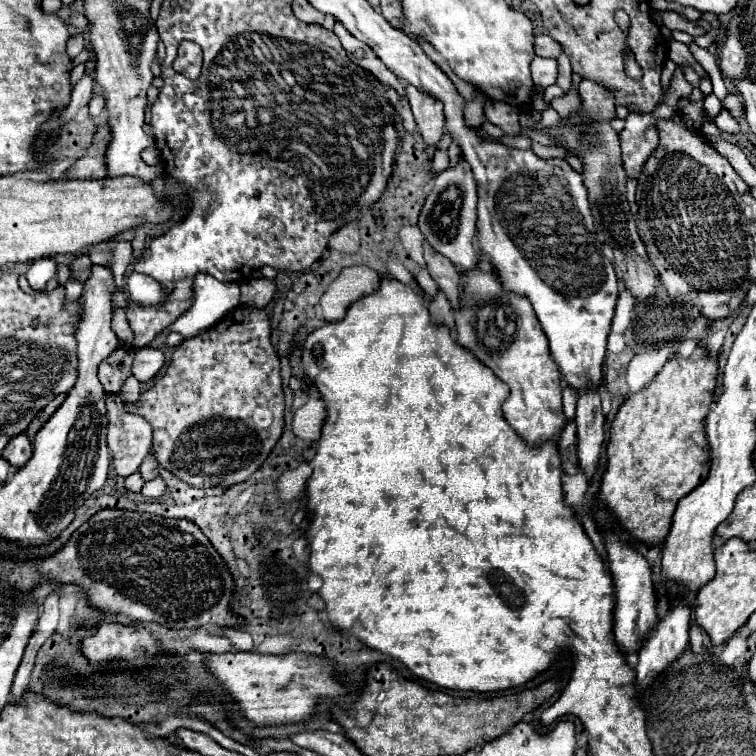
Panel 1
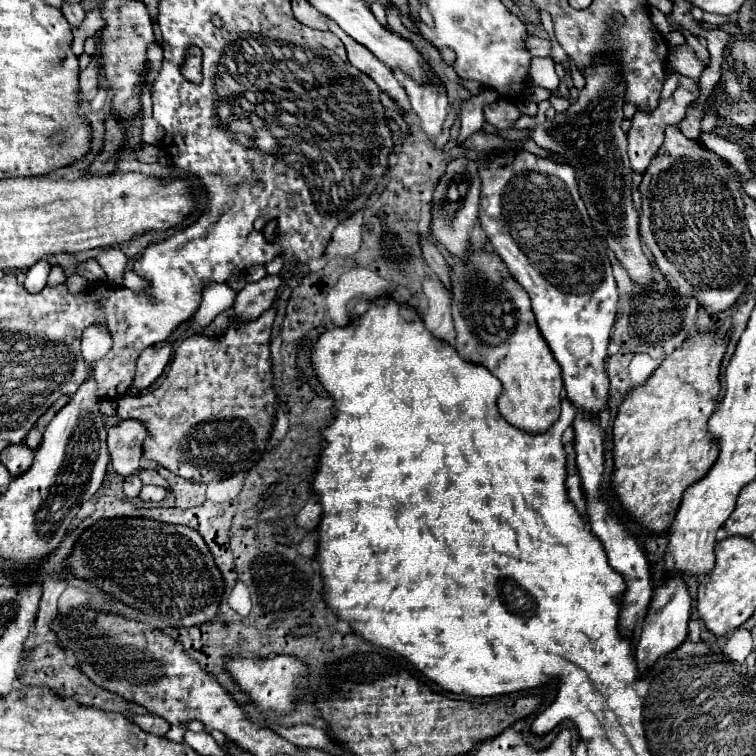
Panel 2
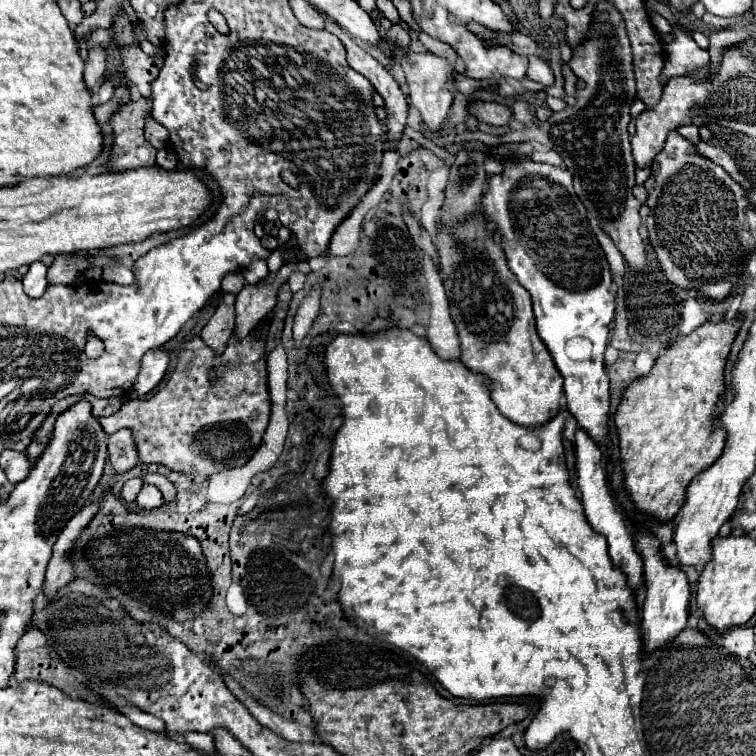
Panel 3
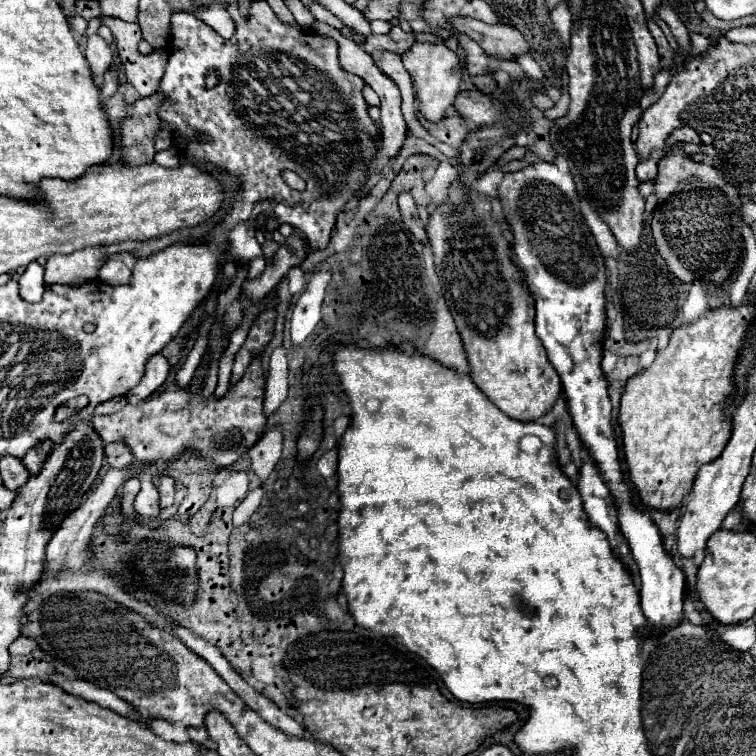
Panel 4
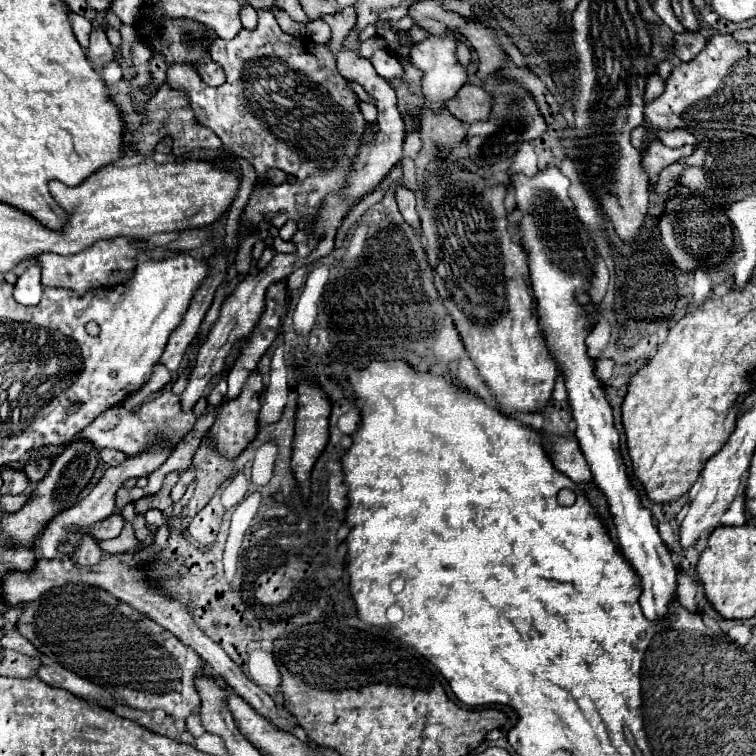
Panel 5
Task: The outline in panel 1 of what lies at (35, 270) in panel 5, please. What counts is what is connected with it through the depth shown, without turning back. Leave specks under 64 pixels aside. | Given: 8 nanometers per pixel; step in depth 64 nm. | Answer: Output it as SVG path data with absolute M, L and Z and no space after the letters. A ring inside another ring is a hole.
M40 258L40 260L36 260L36 262L28 268L26 278L28 278L28 282L30 282L32 288L44 290L44 286L48 284L48 280L52 280L52 278L56 276L56 272L58 272L58 264L56 264L54 260L50 260L50 258Z

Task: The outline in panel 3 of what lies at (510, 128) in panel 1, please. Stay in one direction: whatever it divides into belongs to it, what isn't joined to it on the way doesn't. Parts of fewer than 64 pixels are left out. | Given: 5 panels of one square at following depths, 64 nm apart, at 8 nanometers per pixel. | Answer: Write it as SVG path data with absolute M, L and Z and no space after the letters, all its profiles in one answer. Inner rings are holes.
M472 102L470 110L476 114L480 122L492 124L492 126L504 126L512 120L512 108L498 102Z

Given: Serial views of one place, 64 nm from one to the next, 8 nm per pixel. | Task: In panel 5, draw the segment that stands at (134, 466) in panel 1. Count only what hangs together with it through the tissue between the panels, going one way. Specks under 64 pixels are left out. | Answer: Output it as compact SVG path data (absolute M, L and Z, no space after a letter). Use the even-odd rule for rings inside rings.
M102 448L100 450L100 458L108 464L108 466L118 466L118 464L122 464L128 456L124 454L124 452L120 452L120 450L112 450L112 448Z

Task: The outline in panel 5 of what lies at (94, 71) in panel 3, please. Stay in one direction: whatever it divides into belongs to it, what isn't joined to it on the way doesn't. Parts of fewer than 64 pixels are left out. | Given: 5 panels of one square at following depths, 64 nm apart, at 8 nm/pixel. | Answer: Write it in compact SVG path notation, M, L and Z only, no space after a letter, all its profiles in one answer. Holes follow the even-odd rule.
M102 28L92 30L86 56L88 56L88 60L92 62L92 66L94 66L96 70L102 70L110 60L114 60L116 54L114 54L112 44L108 42L108 38L106 38L106 34L104 34Z

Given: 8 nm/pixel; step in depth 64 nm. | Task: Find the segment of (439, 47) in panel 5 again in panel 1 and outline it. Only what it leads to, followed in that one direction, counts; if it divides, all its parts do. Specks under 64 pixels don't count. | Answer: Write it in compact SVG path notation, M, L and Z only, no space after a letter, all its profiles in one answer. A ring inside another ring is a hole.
M406 86L406 96L410 100L410 108L422 140L426 146L434 146L444 134L444 114L438 100L428 98L424 92L418 92L414 86Z

